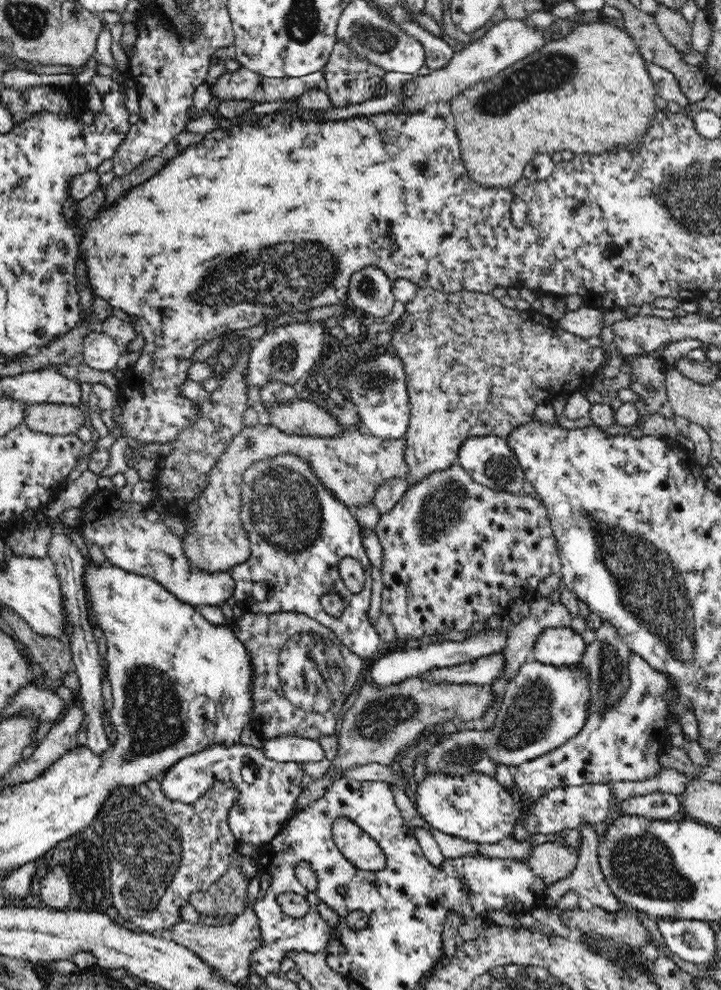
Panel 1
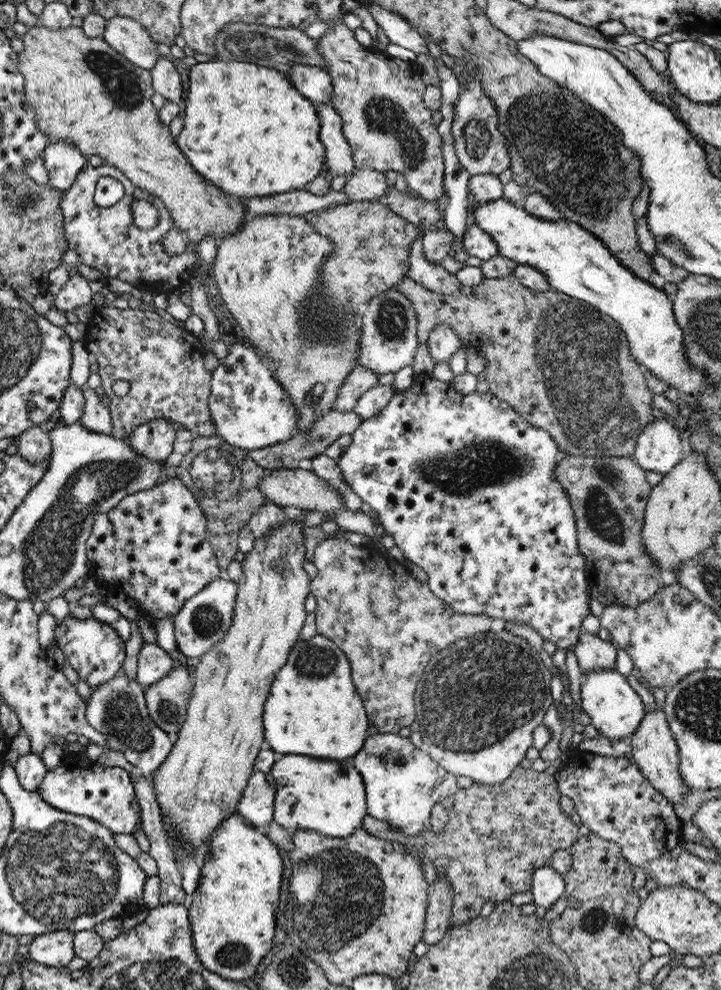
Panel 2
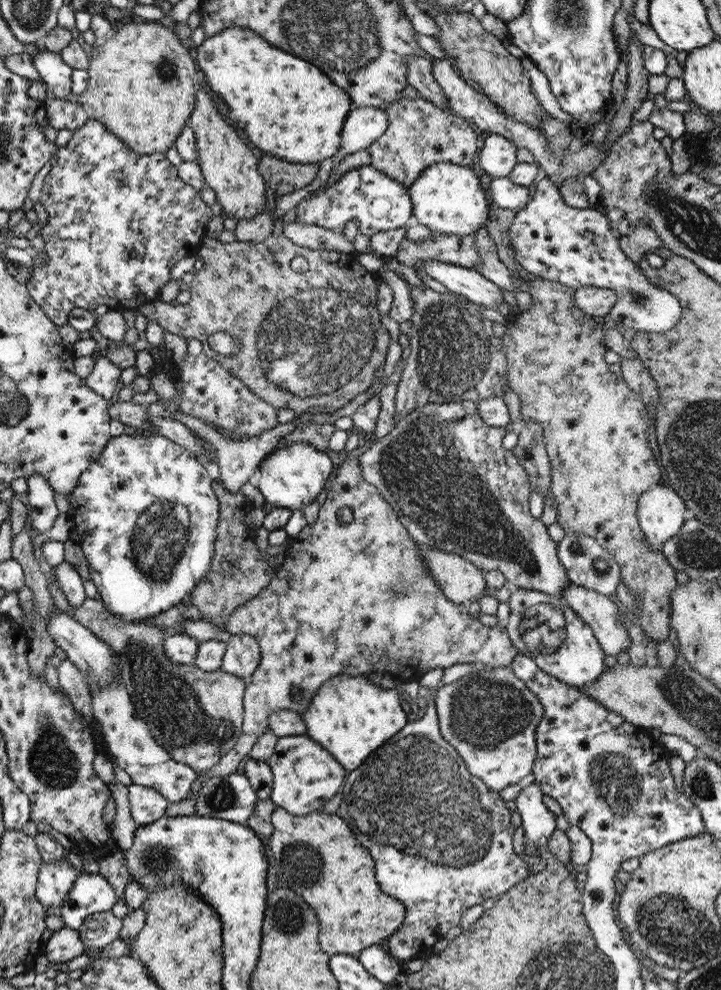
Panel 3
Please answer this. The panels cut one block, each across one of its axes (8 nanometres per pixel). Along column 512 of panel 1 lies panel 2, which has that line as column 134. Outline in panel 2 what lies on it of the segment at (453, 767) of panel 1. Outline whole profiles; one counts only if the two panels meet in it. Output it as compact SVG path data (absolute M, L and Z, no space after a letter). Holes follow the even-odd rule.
M117 671L113 680L92 688L85 705L85 721L95 732L105 737L106 750L121 752L129 764L139 768L143 777L149 777L166 760L171 752L173 739L148 716L143 690L134 679L129 682L123 671Z

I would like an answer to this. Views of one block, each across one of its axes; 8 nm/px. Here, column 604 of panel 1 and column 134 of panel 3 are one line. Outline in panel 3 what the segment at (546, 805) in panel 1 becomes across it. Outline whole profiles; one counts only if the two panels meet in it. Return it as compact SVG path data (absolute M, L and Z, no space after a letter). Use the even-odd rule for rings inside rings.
M131 784L128 788L129 816L135 825L145 826L163 817L168 800L154 788Z

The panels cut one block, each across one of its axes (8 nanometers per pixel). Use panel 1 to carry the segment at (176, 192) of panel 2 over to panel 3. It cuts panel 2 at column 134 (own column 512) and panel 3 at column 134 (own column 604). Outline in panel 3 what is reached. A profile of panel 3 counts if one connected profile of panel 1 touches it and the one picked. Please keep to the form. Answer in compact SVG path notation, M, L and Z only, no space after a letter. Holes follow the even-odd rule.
M126 23L88 49L88 81L85 90L76 98L80 105L93 109L93 117L138 155L164 153L180 135L185 120L194 107L196 93L195 66L192 51L184 48L177 35L167 27L151 23Z

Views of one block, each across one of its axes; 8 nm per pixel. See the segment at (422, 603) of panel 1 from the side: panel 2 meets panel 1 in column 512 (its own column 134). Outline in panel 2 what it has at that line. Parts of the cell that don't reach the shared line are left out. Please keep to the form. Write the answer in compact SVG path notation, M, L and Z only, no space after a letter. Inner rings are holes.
M178 479L165 480L154 487L125 496L107 512L94 516L93 526L85 539L89 578L117 587L126 598L138 603L140 614L153 620L174 616L181 605L206 584L219 578L220 568L206 539L206 520L196 498Z

